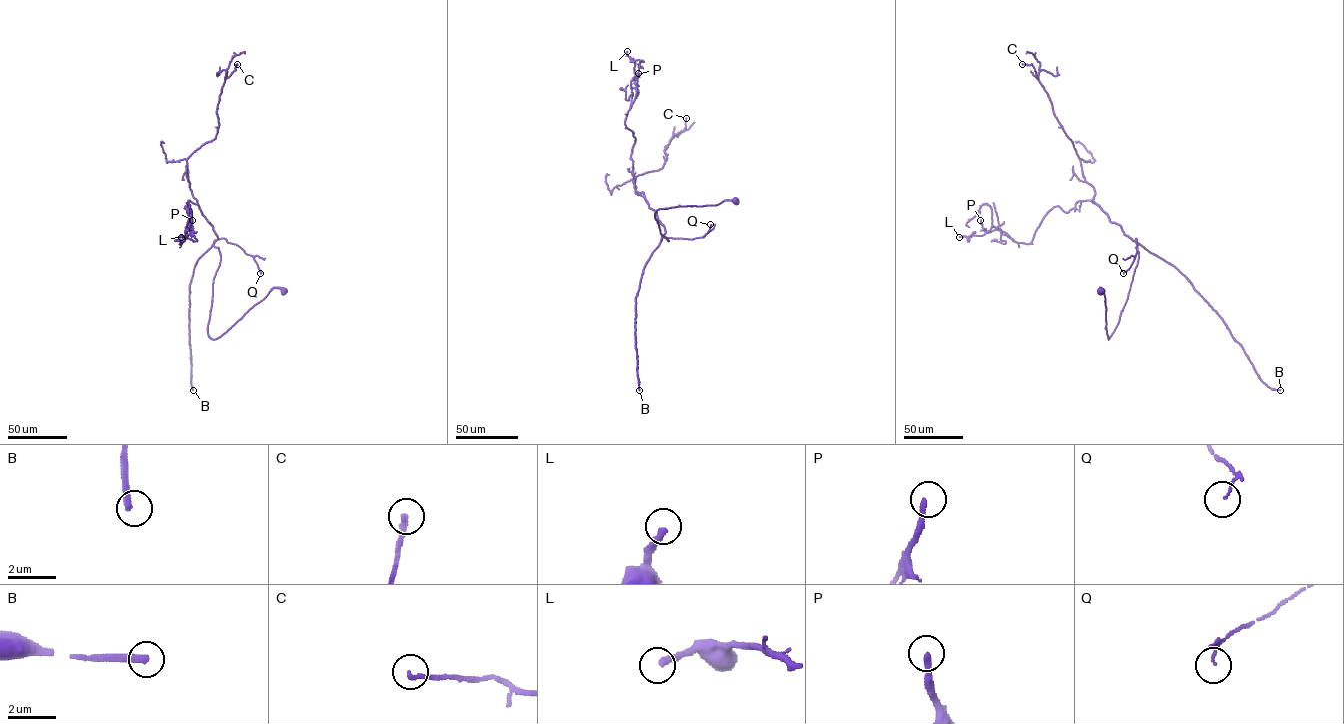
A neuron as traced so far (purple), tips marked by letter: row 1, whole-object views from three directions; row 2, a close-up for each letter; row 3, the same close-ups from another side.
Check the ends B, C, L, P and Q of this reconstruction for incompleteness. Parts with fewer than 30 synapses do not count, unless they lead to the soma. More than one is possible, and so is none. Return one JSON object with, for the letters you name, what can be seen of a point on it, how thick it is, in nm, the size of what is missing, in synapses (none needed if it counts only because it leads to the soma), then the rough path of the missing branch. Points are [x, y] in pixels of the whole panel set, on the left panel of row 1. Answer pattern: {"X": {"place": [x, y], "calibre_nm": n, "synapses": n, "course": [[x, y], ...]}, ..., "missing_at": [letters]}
{"B": {"place": [193, 390], "calibre_nm": 320, "synapses": 450, "course": [[193, 390], [201, 411], [189, 378], [194, 370], [188, 345], [177, 375], [201, 350], [227, 357]]}, "missing_at": ["B"]}

